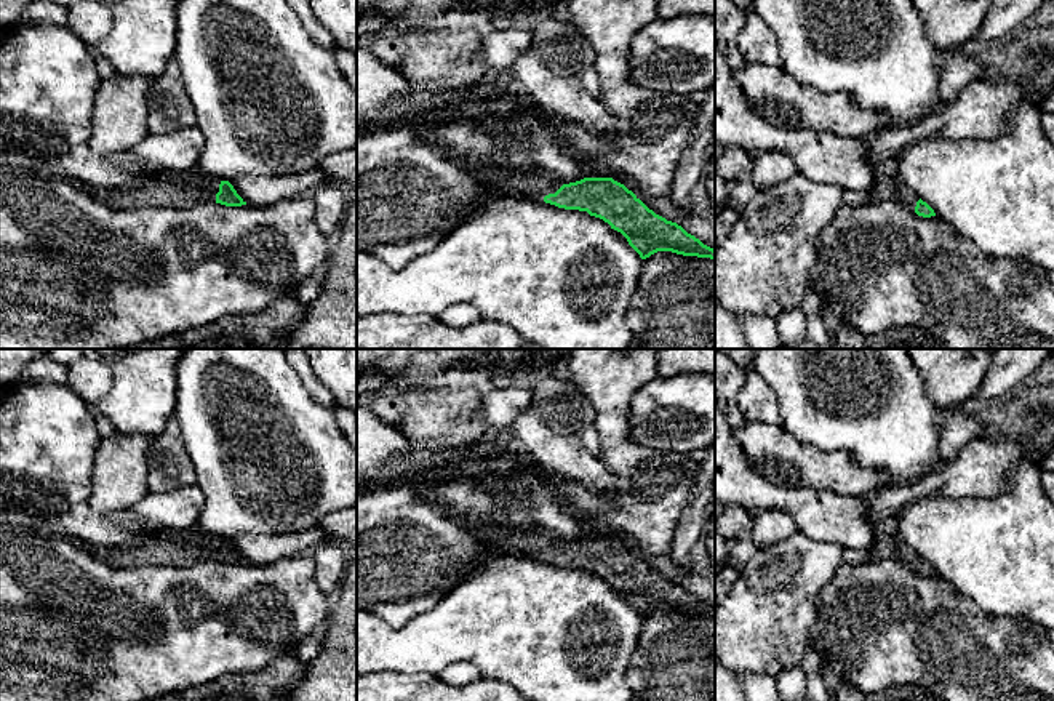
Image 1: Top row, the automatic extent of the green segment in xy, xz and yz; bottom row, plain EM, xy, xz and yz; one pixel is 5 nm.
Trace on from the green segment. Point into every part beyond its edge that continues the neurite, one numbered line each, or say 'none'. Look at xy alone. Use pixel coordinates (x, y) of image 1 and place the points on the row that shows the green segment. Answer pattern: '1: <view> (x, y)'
1: xy (167, 189)

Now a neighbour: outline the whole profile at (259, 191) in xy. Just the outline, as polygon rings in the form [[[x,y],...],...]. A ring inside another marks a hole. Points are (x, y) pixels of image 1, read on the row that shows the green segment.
[[[321,170],[288,176],[242,176],[229,181],[248,205],[265,206],[301,197],[305,190],[326,182]]]

